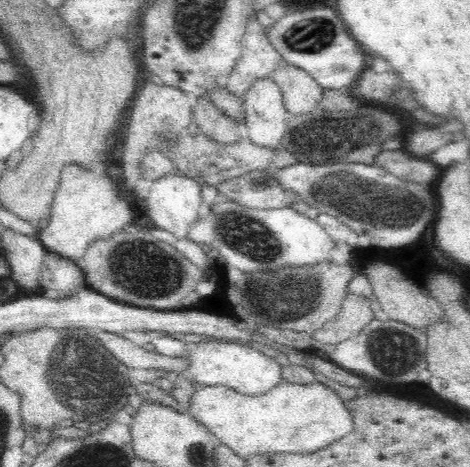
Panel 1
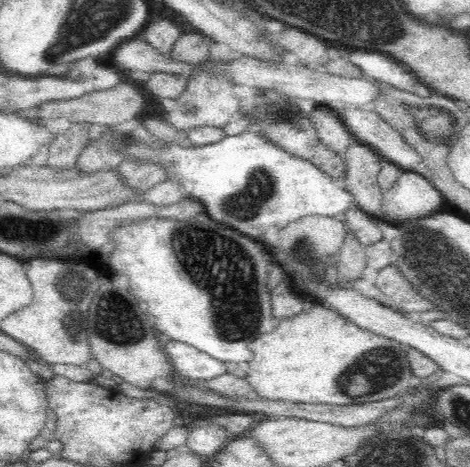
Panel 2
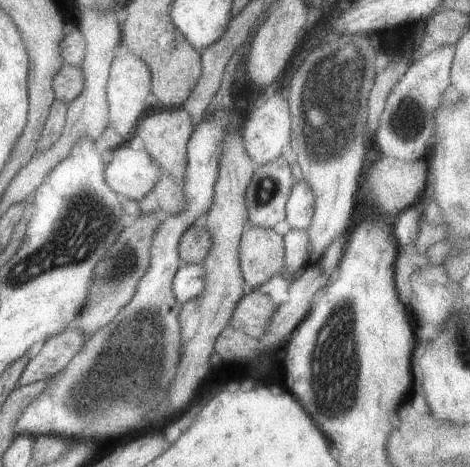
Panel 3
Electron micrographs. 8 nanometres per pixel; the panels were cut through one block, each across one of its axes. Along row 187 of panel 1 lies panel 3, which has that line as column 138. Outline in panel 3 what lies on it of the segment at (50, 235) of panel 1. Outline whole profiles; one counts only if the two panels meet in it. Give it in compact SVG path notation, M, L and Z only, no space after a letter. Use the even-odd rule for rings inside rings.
M123 50L117 52L113 58L111 70L109 70L109 80L107 80L107 110L109 110L109 128L113 128L119 136L129 140L135 132L137 118L147 110L151 102L151 70L149 66L141 60L135 58L135 54Z

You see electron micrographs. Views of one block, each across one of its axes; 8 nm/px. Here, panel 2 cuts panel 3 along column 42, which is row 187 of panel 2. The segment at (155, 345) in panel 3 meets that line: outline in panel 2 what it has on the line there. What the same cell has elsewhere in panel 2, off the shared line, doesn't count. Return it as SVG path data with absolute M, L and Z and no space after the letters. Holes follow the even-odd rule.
M404 170L396 184L382 194L382 220L392 226L404 220L432 216L444 204L444 194L426 176L408 170Z

